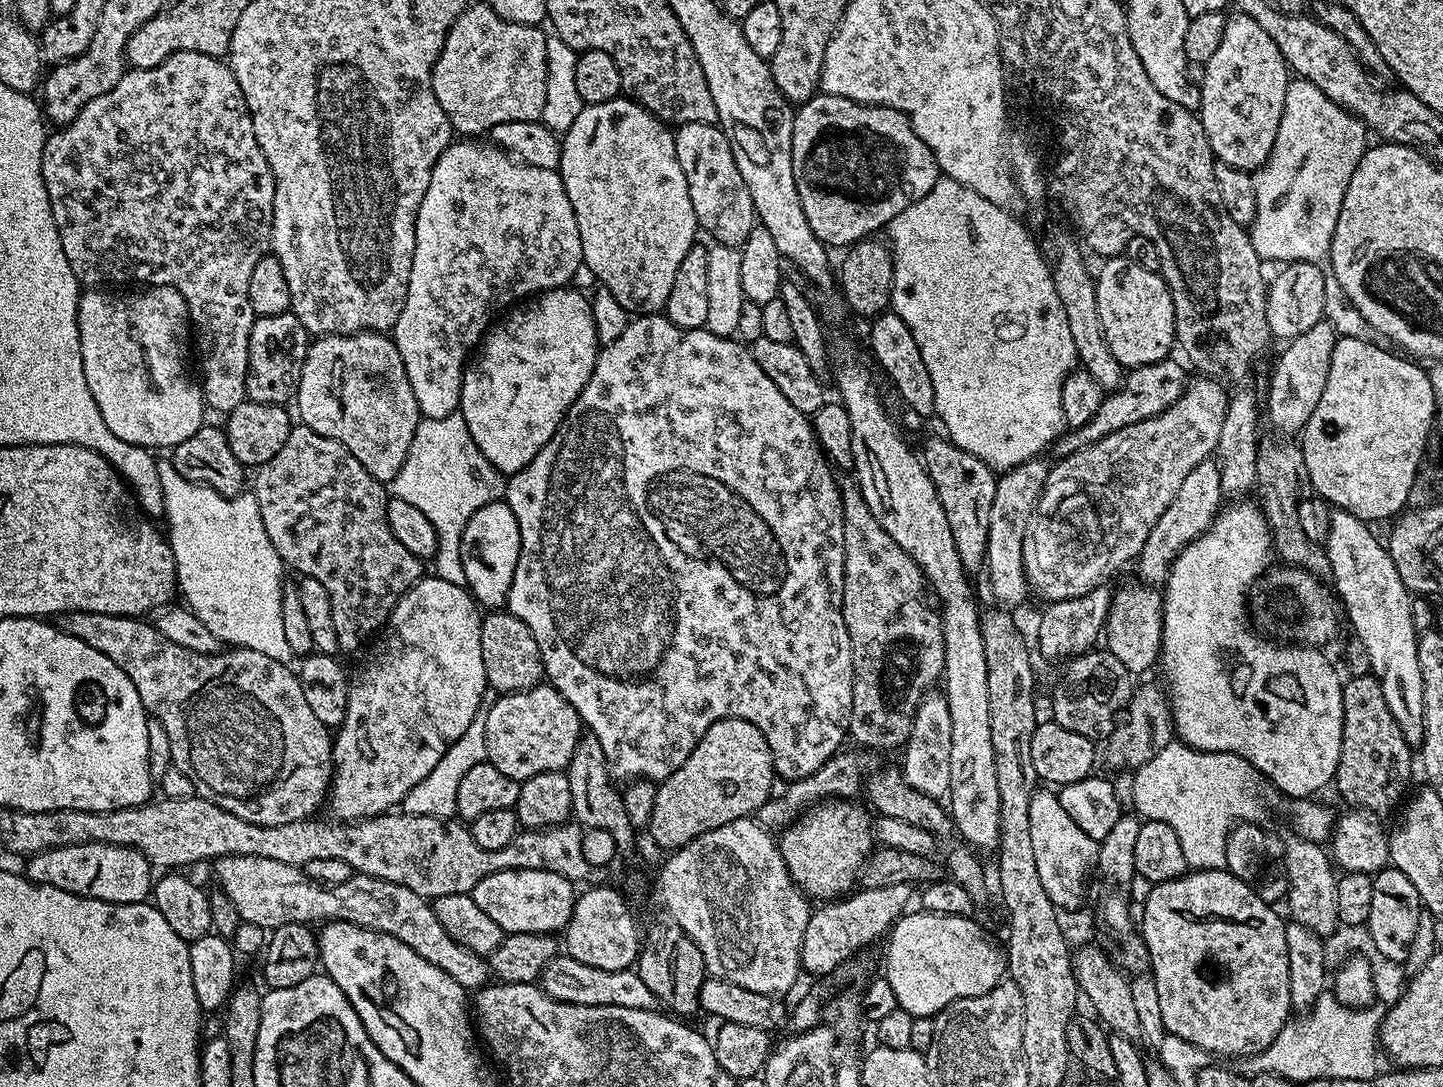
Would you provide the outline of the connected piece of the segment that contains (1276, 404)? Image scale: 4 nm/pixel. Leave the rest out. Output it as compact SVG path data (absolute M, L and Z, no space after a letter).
M1327 319L1319 320L1314 326L1310 326L1310 330L1306 330L1306 334L1298 334L1293 340L1287 341L1283 345L1284 353L1276 360L1276 365L1272 368L1272 381L1268 384L1268 412L1266 408L1266 416L1272 419L1272 424L1276 428L1281 428L1281 433L1292 434L1288 432L1299 433L1303 429L1304 423L1310 418L1310 414L1314 414L1314 406L1318 406L1318 401L1322 398L1322 390L1326 390L1326 374L1330 374L1330 358L1334 354L1334 346L1336 345L1338 337L1332 325L1328 323Z

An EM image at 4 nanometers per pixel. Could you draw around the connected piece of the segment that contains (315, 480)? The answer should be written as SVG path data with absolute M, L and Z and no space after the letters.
M293 426L286 438L286 443L282 445L282 450L278 450L278 454L274 454L274 458L270 458L270 462L259 465L255 472L254 495L258 502L258 510L262 514L262 526L266 526L266 534L270 538L270 542L274 542L274 550L278 550L280 559L291 571L293 568L294 571L300 572L301 577L309 576L322 582L322 586L326 586L326 594L330 594L330 610L334 618L334 634L338 634L341 649L345 653L352 652L363 640L370 639L369 641L371 641L388 623L388 615L392 613L394 606L400 601L400 597L409 592L422 579L422 571L420 572L422 562L417 556L410 554L410 550L406 550L406 546L402 546L402 542L398 542L398 538L394 538L394 530L390 530L390 522L386 522L386 506L390 499L389 489L387 492L384 489L387 487L381 480L374 478L374 474L370 474L370 470L366 470L366 466L362 466L362 462L358 462L358 458L354 458L354 454L350 454L350 450L346 450L346 446L342 446L342 442L334 442L334 438L326 438L303 426Z

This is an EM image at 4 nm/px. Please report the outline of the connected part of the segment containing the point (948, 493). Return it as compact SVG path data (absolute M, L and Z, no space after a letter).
M932 436L925 442L922 459L934 482L938 502L942 502L942 510L946 510L946 522L950 522L950 534L954 534L958 558L962 558L965 573L973 574L985 567L990 510L993 509L998 476L990 465L982 462L982 458L974 458L974 454L940 436Z

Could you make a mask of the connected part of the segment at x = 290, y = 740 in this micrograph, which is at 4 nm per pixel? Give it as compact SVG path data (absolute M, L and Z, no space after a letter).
M61 612L55 617L55 626L66 634L76 636L82 642L94 646L106 658L110 658L134 682L134 690L138 690L138 698L142 702L145 712L149 717L157 719L166 730L166 735L170 738L170 764L177 768L196 787L195 795L204 800L214 802L222 806L222 810L230 810L230 814L238 814L246 822L254 822L258 826L282 826L286 822L298 822L315 817L320 808L320 803L325 803L330 792L330 785L334 775L332 766L332 749L334 740L331 740L329 729L324 727L318 718L314 718L314 713L310 711L310 706L306 698L302 695L299 675L295 671L291 672L288 664L278 662L274 658L266 658L266 654L258 654L258 650L249 648L229 647L214 654L198 654L186 646L178 646L166 638L152 627L147 619L134 616L111 616L110 614L98 614L97 612Z

